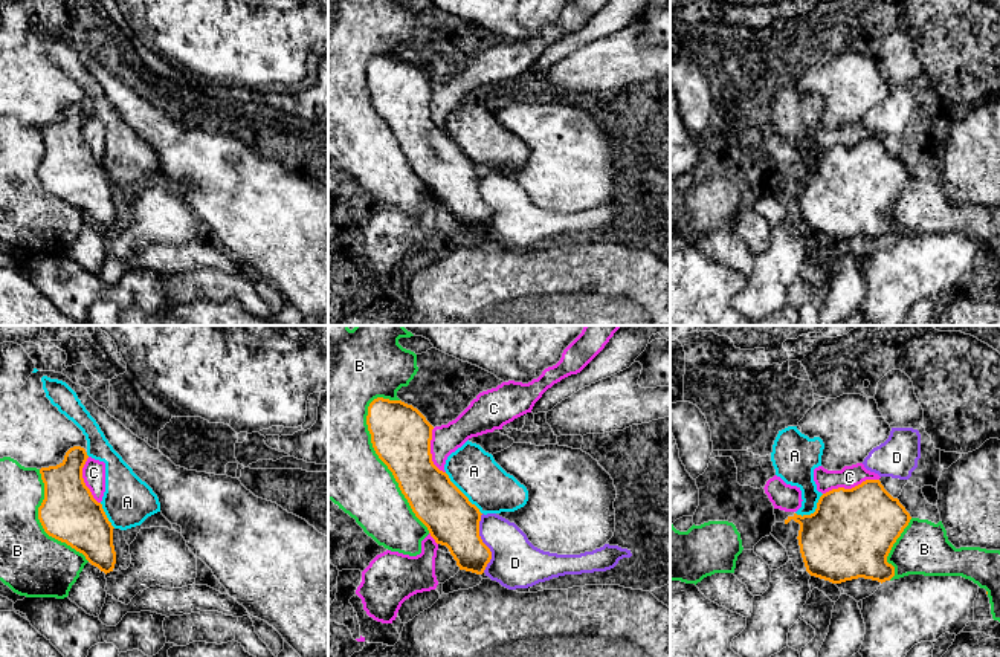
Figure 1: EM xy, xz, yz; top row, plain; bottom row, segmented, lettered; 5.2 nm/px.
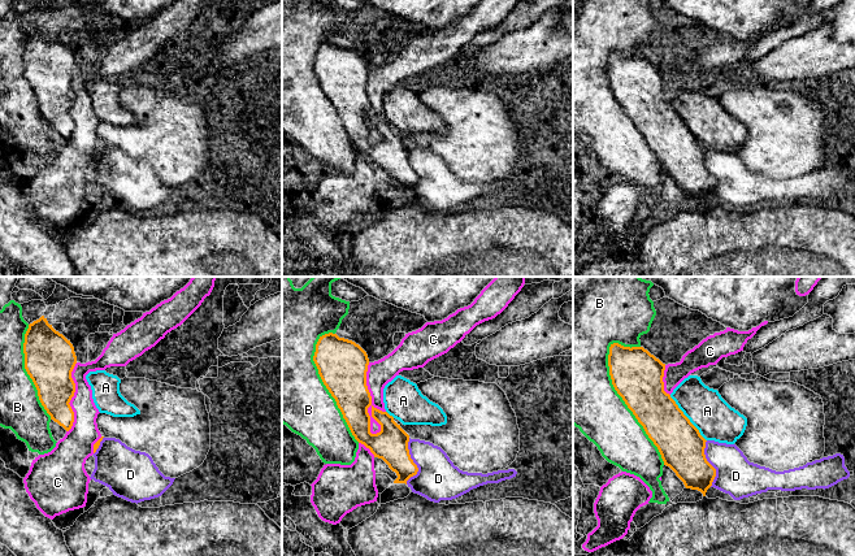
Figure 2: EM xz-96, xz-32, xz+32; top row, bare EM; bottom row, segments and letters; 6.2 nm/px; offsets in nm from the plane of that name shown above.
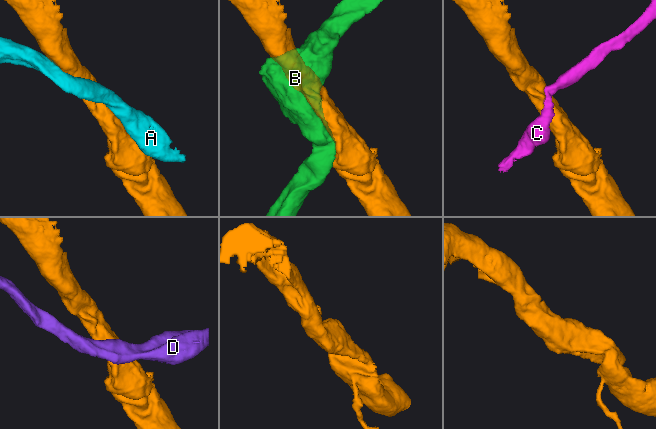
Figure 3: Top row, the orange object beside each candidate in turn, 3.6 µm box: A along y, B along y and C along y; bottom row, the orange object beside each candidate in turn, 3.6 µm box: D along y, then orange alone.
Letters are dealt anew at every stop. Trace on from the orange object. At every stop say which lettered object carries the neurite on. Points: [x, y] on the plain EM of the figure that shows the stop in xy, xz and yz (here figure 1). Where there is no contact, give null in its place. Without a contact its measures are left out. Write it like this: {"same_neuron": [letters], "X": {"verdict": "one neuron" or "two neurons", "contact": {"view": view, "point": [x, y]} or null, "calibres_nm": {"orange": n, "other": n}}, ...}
{"same_neuron": [], "A": {"verdict": "two neurons", "contact": {"view": "xz", "point": [463, 152]}, "calibres_nm": {"orange": 280, "other": 240}}, "B": {"verdict": "two neurons", "contact": {"view": "xz", "point": [385, 121]}, "calibres_nm": {"orange": 320, "other": 400}}, "C": {"verdict": "two neurons", "contact": {"view": "yz", "point": [852, 145]}, "calibres_nm": {"orange": 460, "other": 120}}, "D": {"verdict": "two neurons", "contact": {"view": "xz", "point": [483, 200]}, "calibres_nm": {"orange": 280, "other": 260}}}

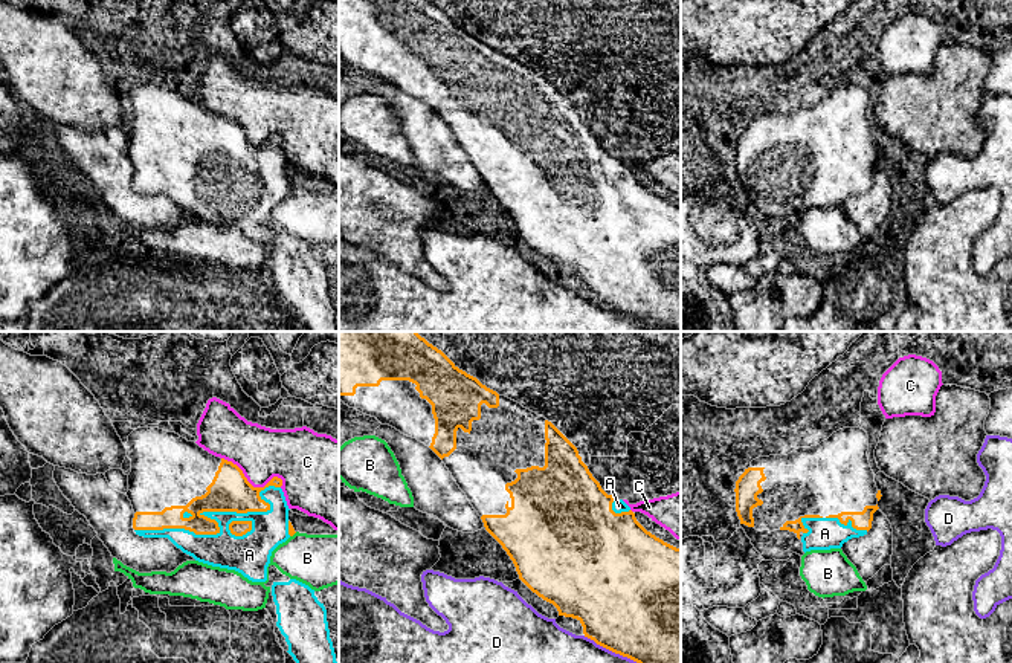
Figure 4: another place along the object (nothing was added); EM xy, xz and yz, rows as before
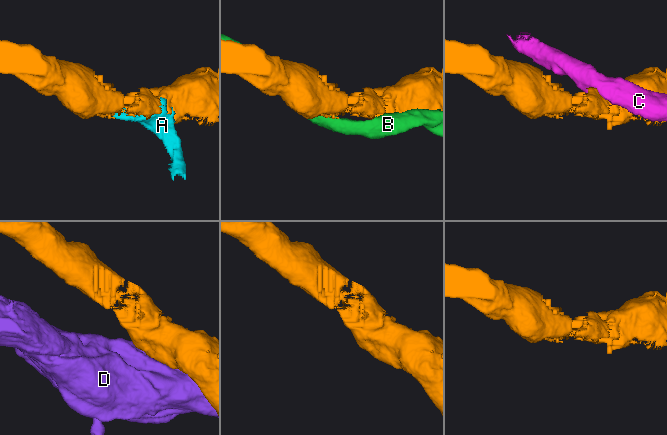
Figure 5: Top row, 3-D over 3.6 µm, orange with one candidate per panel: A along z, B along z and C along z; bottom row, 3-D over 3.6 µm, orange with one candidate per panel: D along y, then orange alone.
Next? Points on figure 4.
{"same_neuron": ["A"], "A": {"verdict": "one neuron", "contact": {"view": "xy", "point": [206, 174]}, "calibres_nm": {"orange": 220, "other": 190}}, "B": {"verdict": "two neurons", "contact": {"view": "xy", "point": [293, 191]}, "calibres_nm": {"orange": 40, "other": 280}}, "C": {"verdict": "two neurons", "contact": {"view": "xy", "point": [251, 142]}, "calibres_nm": {"orange": 220, "other": 280}}, "D": {"verdict": "two neurons", "contact": {"view": "xz", "point": [620, 312]}, "calibres_nm": {"orange": 500, "other": 360}}}

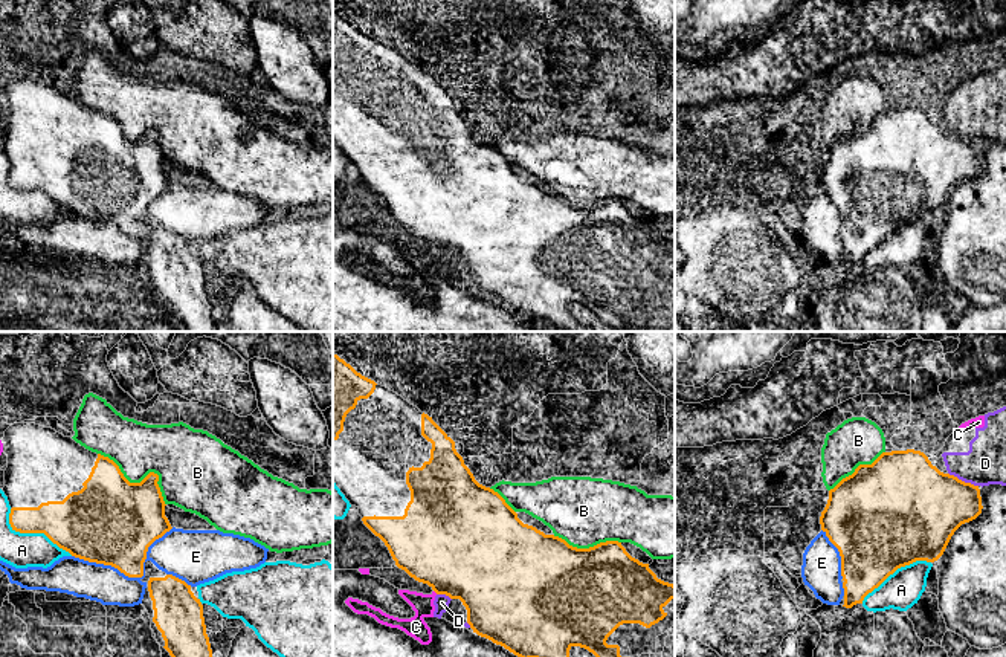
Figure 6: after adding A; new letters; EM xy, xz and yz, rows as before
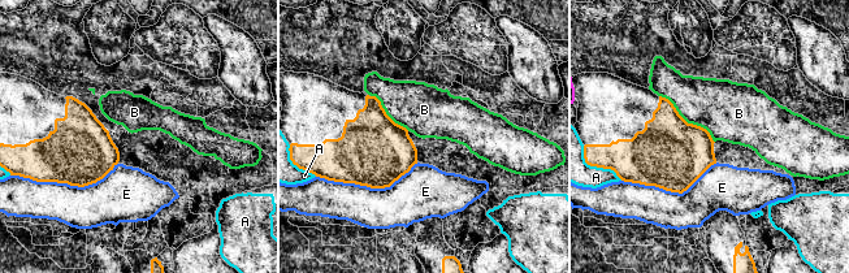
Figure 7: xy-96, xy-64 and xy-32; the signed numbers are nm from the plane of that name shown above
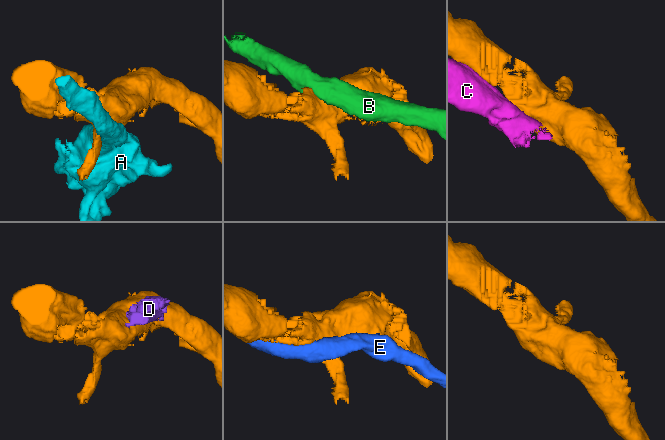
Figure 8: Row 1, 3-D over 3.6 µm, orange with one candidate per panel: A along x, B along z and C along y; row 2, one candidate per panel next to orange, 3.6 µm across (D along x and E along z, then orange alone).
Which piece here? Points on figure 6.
{"same_neuron": [], "A": {"verdict": "two neurons", "contact": {"view": "xy", "point": [34, 190]}, "calibres_nm": {"orange": 320, "other": 190}}, "B": {"verdict": "two neurons", "contact": {"view": "xy", "point": [141, 139]}, "calibres_nm": {"orange": 440, "other": 320}}, "C": {"verdict": "two neurons", "contact": {"view": "xz", "point": [435, 249]}, "calibres_nm": {"orange": 480, "other": 120}}, "D": {"verdict": "two neurons", "contact": {"view": "yz", "point": [964, 139]}, "calibres_nm": {"orange": 400, "other": 220}}, "E": {"verdict": "two neurons", "contact": {"view": "xy", "point": [133, 234]}, "calibres_nm": {"orange": 360, "other": 220}}}

